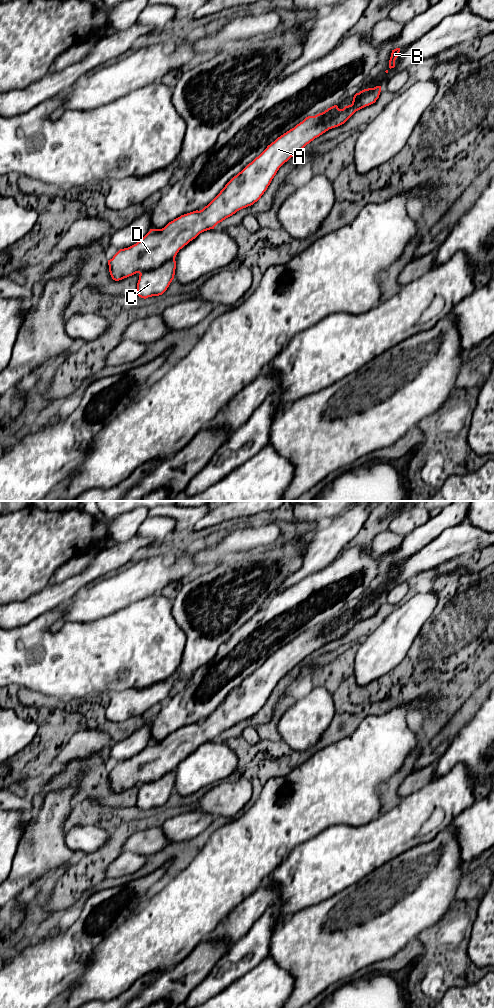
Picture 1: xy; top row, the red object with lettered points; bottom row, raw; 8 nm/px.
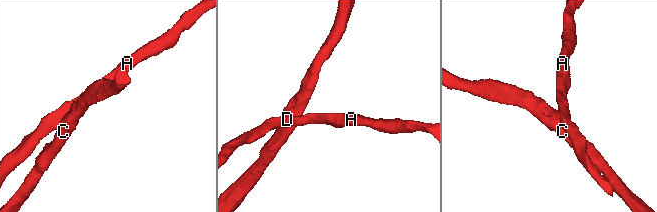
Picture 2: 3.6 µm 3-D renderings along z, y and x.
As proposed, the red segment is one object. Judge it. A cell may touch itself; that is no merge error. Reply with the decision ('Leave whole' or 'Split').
Split

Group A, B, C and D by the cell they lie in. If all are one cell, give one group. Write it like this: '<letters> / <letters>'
A B D / C

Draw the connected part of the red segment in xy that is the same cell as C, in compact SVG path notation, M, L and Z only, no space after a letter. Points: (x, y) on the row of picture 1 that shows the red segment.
M174 258L161 266L141 273L135 294L144 299L162 295L174 279L175 269L176 261Z

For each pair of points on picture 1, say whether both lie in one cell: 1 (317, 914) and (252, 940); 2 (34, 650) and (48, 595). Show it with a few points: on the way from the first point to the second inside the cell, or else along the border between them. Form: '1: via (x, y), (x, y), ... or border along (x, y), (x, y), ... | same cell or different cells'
1: border along (278, 926), (273, 933), (268, 954) | different cells
2: border along (61, 605), (40, 614), (23, 625) | different cells

